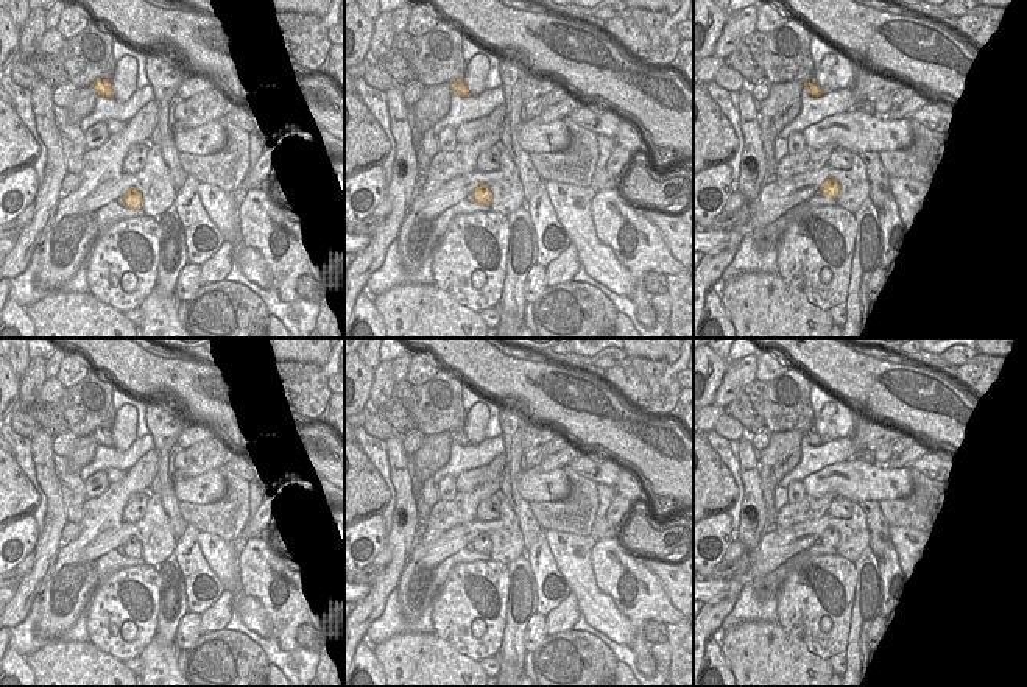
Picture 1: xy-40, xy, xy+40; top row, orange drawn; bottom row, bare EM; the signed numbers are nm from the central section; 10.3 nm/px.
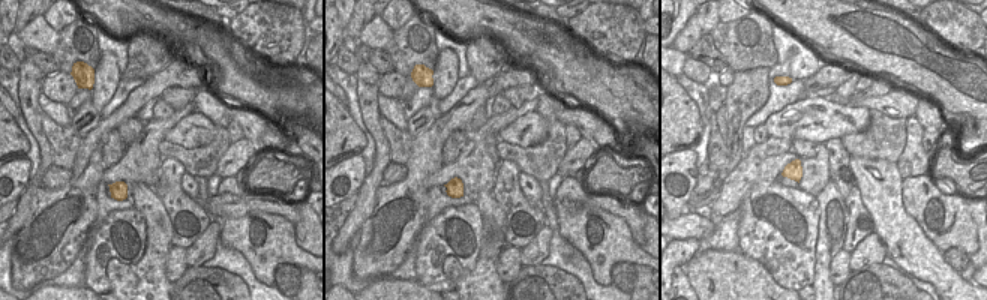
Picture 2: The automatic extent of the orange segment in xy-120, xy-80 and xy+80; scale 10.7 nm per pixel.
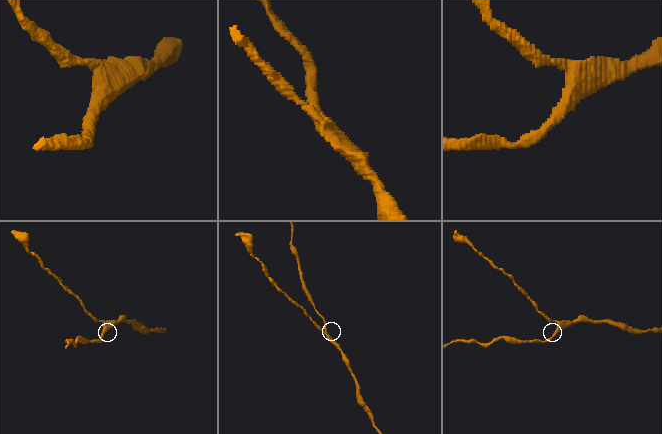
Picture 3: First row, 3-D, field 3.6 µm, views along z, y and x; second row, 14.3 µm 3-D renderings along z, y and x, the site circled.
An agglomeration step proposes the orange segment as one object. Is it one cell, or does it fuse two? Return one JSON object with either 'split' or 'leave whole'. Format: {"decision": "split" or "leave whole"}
{"decision": "leave whole"}

